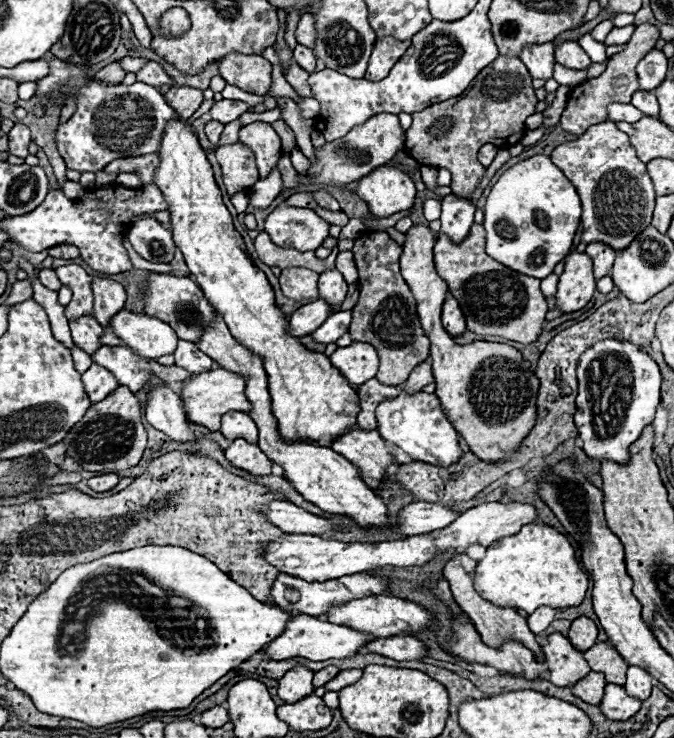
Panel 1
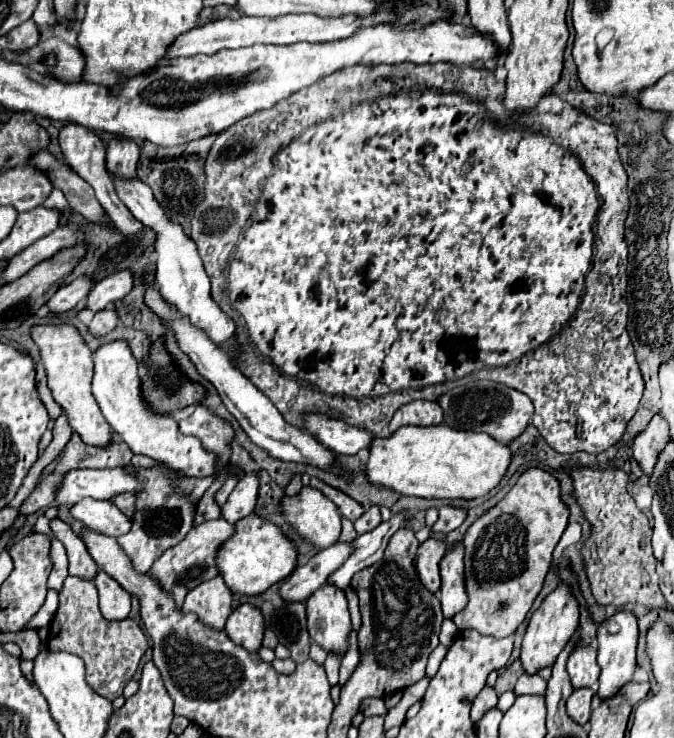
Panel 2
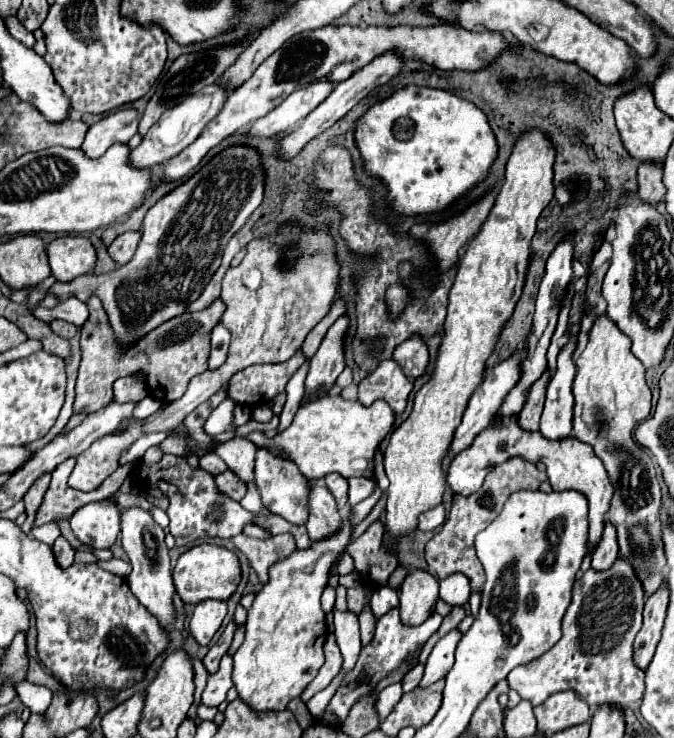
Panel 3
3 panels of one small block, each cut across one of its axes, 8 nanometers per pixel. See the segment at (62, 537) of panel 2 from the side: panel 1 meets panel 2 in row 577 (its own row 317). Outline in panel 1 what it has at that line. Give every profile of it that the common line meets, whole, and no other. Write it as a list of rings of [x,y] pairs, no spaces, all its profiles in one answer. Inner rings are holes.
[[[80,316],[70,322],[70,328],[74,344],[84,348],[88,354],[92,354],[100,346],[98,338],[104,334],[104,328],[100,326],[100,322],[96,322],[94,316]]]

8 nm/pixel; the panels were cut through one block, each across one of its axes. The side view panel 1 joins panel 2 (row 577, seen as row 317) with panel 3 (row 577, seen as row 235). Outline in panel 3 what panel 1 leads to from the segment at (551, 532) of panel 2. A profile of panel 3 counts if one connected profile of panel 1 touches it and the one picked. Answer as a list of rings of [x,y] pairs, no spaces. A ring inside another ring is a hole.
[[[510,458],[486,476],[482,488],[470,496],[454,494],[452,498],[452,510],[442,526],[442,530],[426,544],[426,562],[432,572],[438,574],[438,578],[446,578],[454,572],[462,572],[470,578],[472,590],[482,590],[484,586],[484,568],[476,556],[474,550],[474,538],[478,532],[482,532],[494,518],[500,514],[506,498],[516,490],[536,490],[546,480],[546,474],[540,472],[534,464],[526,462],[524,458]]]

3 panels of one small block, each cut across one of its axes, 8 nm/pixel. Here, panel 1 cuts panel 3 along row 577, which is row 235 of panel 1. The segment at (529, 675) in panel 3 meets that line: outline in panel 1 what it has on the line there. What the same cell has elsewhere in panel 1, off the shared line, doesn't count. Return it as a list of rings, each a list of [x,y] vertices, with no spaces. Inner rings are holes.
[[[606,120],[590,126],[578,140],[560,144],[552,154],[552,162],[576,186],[582,200],[582,242],[606,242],[616,250],[628,246],[640,230],[650,226],[654,210],[654,190],[646,164],[638,160],[628,136]]]

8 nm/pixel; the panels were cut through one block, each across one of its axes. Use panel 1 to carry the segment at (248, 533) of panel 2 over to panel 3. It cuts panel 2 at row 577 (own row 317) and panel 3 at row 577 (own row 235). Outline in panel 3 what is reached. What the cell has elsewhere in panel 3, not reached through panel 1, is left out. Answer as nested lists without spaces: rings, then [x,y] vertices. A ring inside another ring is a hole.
[[[200,544],[186,550],[176,566],[174,566],[174,586],[184,604],[198,604],[202,600],[228,600],[240,582],[240,564],[234,552],[214,546],[214,544]]]

